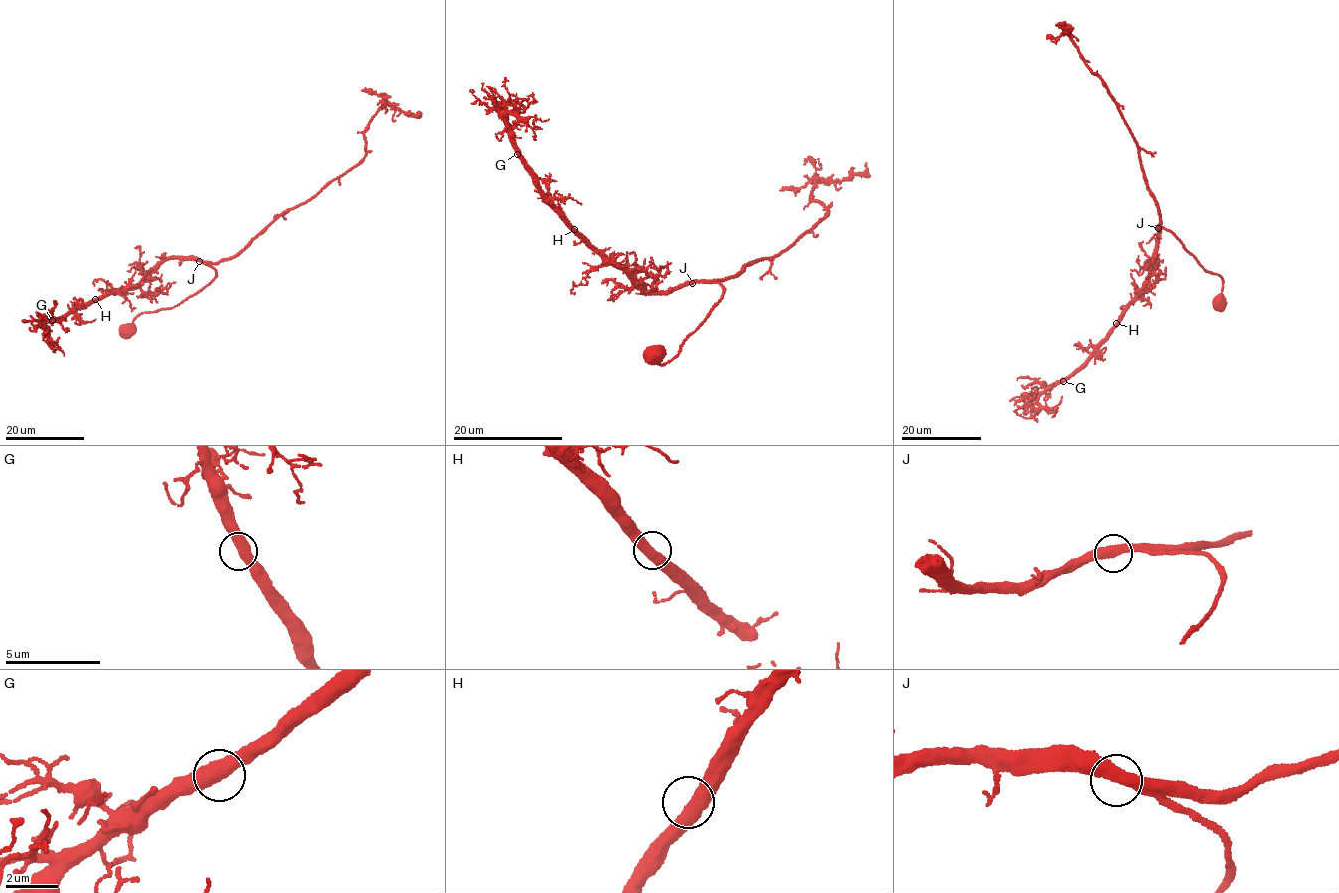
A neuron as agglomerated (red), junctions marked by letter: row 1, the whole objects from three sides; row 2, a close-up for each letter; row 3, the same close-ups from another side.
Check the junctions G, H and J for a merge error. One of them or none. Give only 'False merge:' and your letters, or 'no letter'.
False merge: no letter

